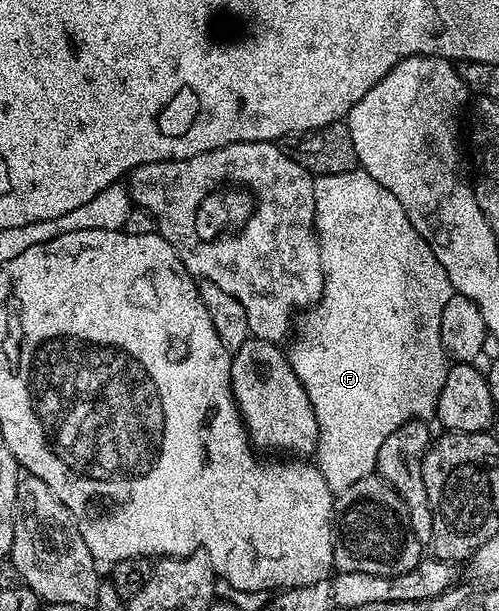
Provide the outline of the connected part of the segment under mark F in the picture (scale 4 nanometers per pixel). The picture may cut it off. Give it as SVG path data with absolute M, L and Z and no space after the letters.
M361 168L346 170L340 174L319 174L315 178L313 196L315 197L315 234L319 237L323 269L323 295L314 306L298 315L293 326L293 337L290 339L291 350L289 346L286 356L291 361L297 380L301 380L305 388L305 396L309 396L309 404L313 404L313 412L317 416L319 449L313 455L314 461L318 465L321 476L325 476L332 495L337 496L345 492L345 488L357 484L357 480L370 478L376 473L375 461L377 452L381 452L381 444L385 444L385 439L391 433L397 432L401 424L435 418L437 400L441 396L441 388L445 384L445 376L449 369L449 355L441 344L441 324L445 321L446 314L443 313L446 312L451 298L453 299L453 291L445 268L441 268L437 256L433 256L431 246L420 236L417 228L409 224L409 216L405 216L405 208L397 204L397 196L381 188L381 184L373 180L373 176L369 176Z

